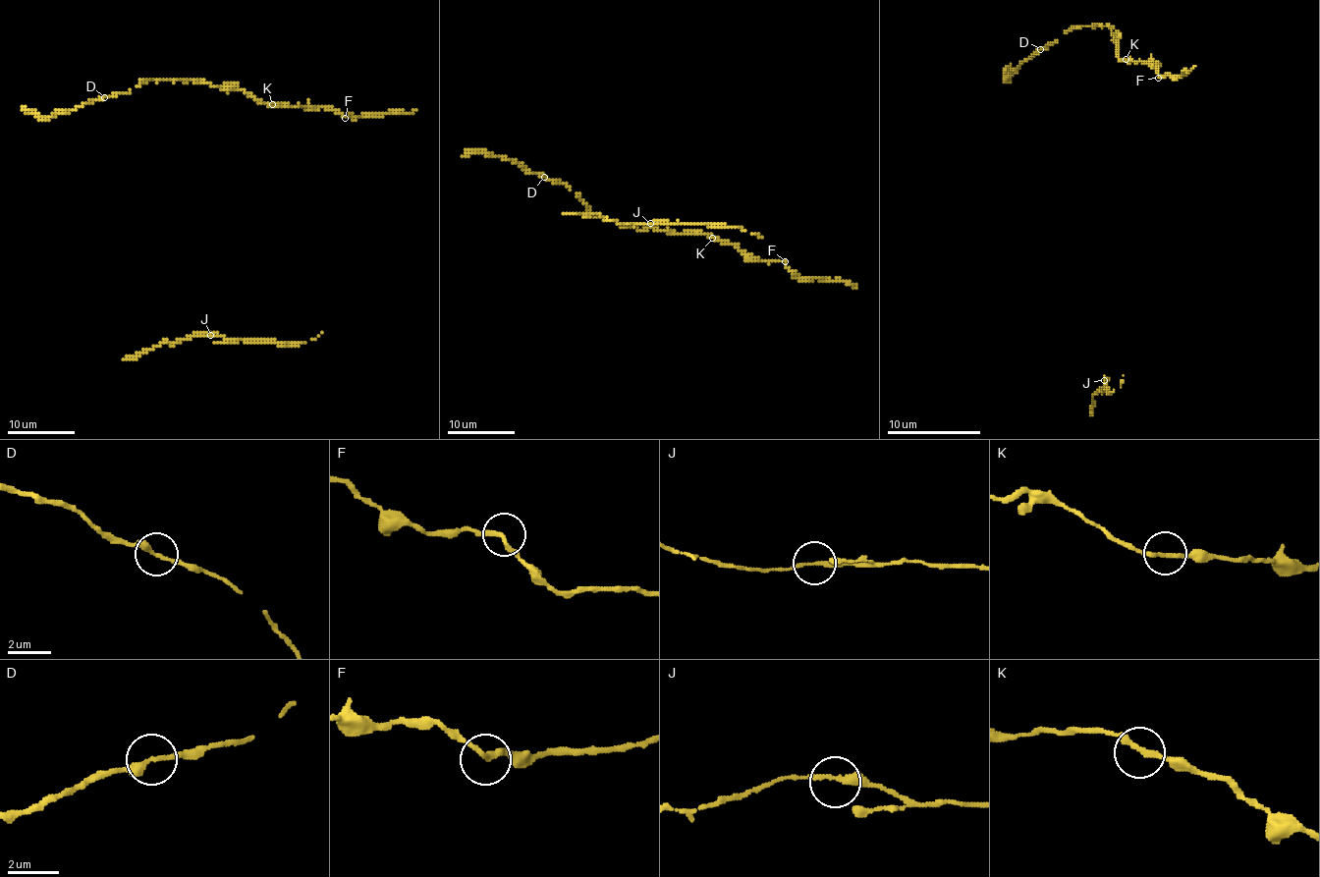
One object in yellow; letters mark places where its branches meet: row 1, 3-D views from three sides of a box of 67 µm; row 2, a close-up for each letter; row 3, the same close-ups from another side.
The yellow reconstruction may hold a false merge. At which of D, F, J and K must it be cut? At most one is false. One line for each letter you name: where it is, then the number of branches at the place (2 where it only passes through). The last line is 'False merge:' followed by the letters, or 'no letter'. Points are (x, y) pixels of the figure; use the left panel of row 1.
D: at (104, 97); 2 branches meet
False merge: D

